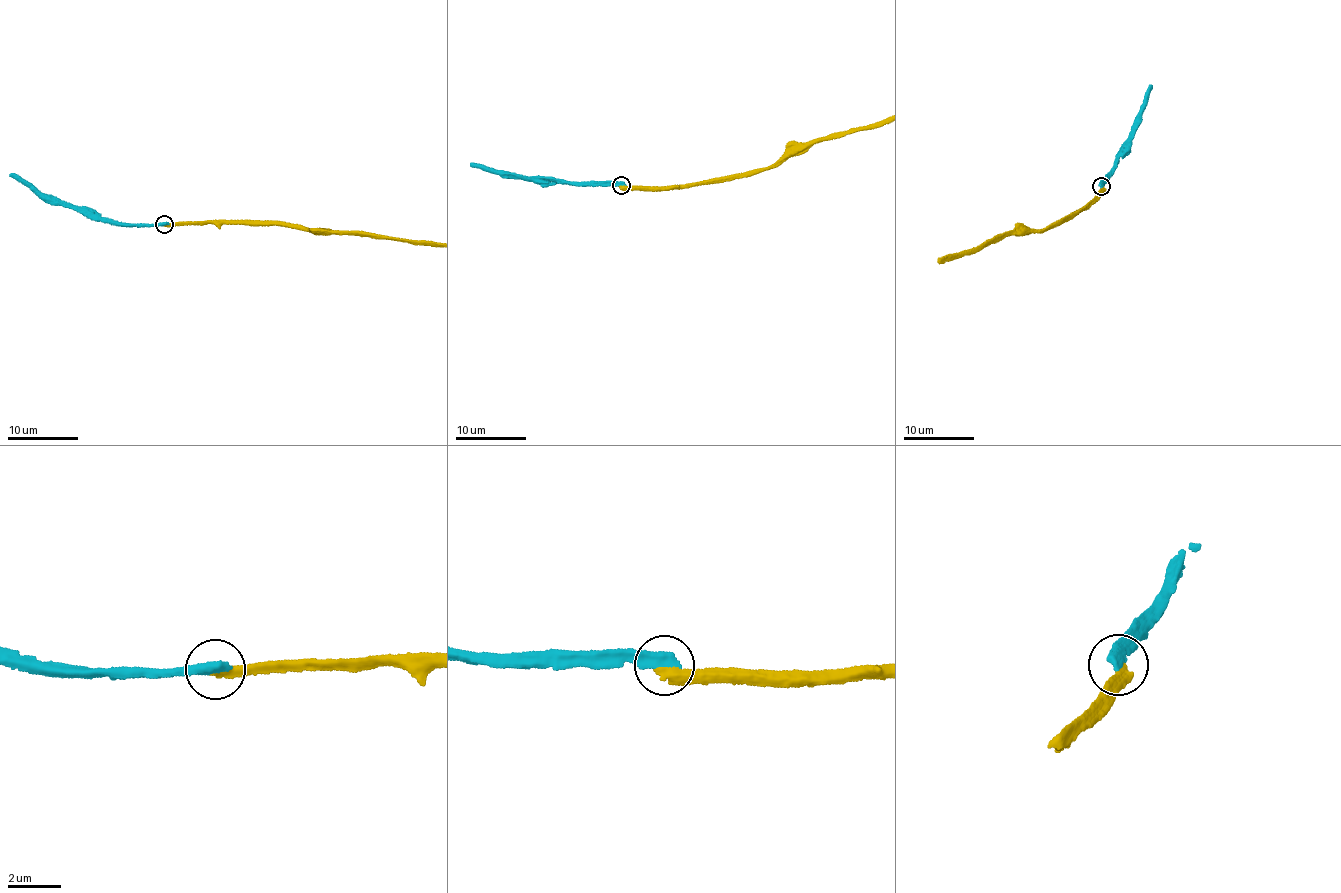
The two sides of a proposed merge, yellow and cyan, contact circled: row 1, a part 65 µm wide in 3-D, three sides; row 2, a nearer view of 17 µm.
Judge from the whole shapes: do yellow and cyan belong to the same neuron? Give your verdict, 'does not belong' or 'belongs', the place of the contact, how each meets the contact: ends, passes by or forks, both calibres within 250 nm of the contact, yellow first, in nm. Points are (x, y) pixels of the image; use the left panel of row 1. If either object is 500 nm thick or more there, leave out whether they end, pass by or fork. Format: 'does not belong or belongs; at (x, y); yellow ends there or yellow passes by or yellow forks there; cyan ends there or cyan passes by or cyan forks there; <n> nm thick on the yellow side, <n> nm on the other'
does not belong; at (164, 224); 400 nm thick on the yellow side, 500 nm on the other

